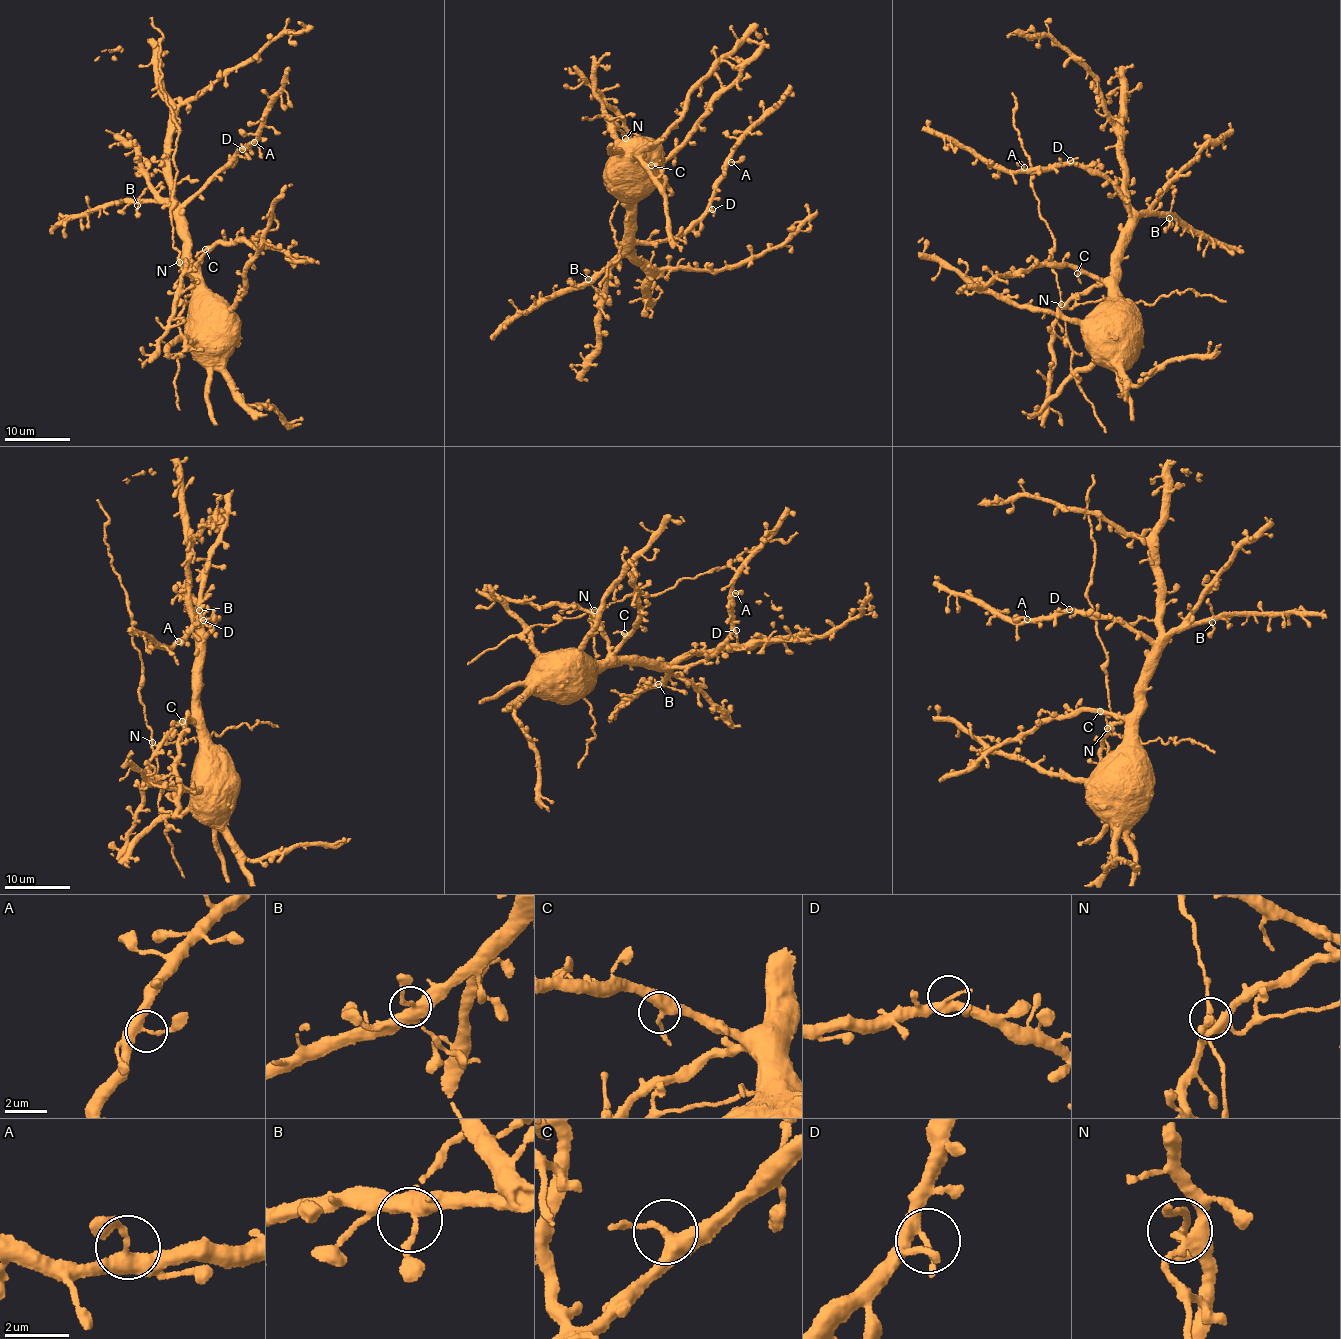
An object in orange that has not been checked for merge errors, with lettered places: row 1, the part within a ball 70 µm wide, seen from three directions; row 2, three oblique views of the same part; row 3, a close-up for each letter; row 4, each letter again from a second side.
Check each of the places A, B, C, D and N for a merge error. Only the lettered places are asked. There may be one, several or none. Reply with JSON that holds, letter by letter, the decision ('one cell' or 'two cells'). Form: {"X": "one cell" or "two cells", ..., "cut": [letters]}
{"A": "one cell", "B": "one cell", "C": "one cell", "D": "one cell", "N": "two cells", "cut": ["N"]}

